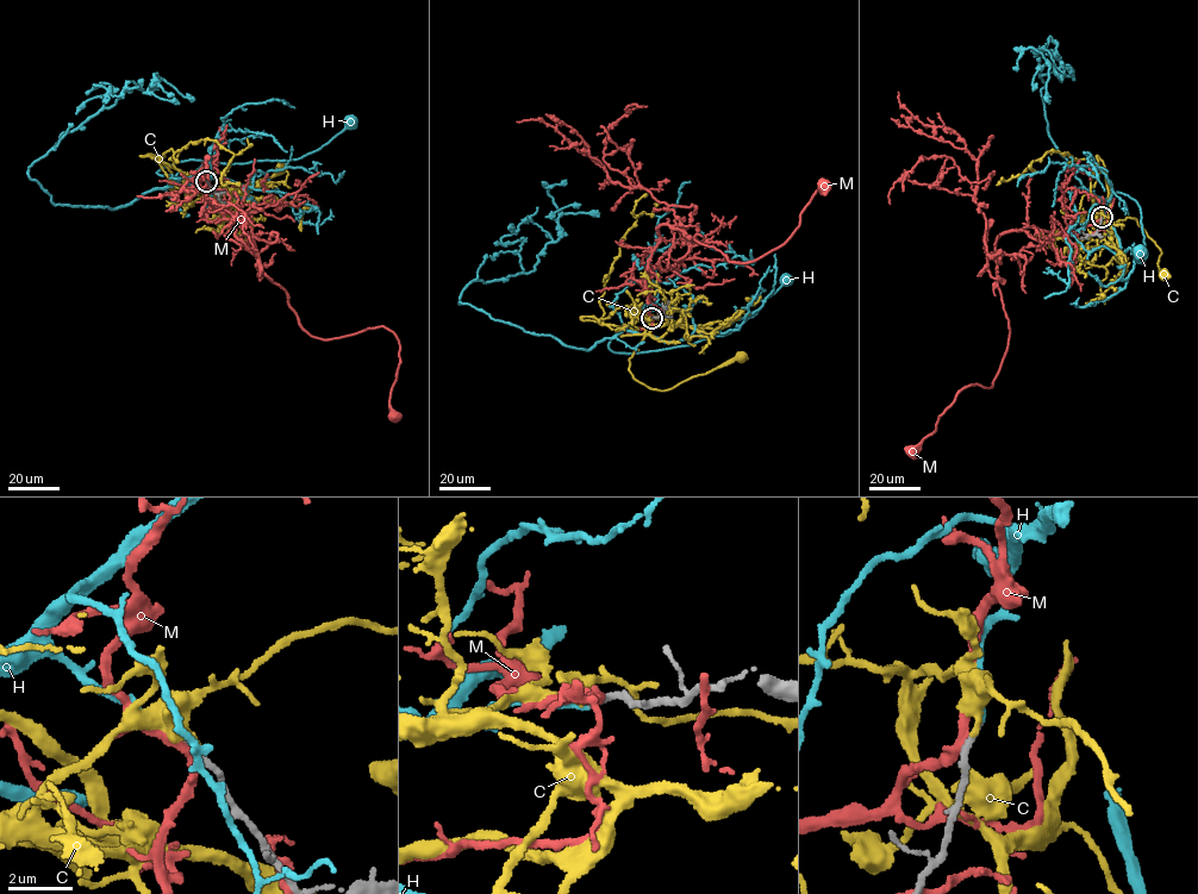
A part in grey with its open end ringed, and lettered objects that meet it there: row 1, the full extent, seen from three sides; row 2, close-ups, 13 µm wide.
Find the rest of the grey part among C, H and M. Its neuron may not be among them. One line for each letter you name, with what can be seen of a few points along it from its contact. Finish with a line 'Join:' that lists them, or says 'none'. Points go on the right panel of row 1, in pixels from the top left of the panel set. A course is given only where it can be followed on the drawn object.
H: via (1102, 217), (1102, 201), (1110, 194), (1119, 192), (1135, 200), (1147, 252), (1142, 263), (1136, 252)
Join: H

